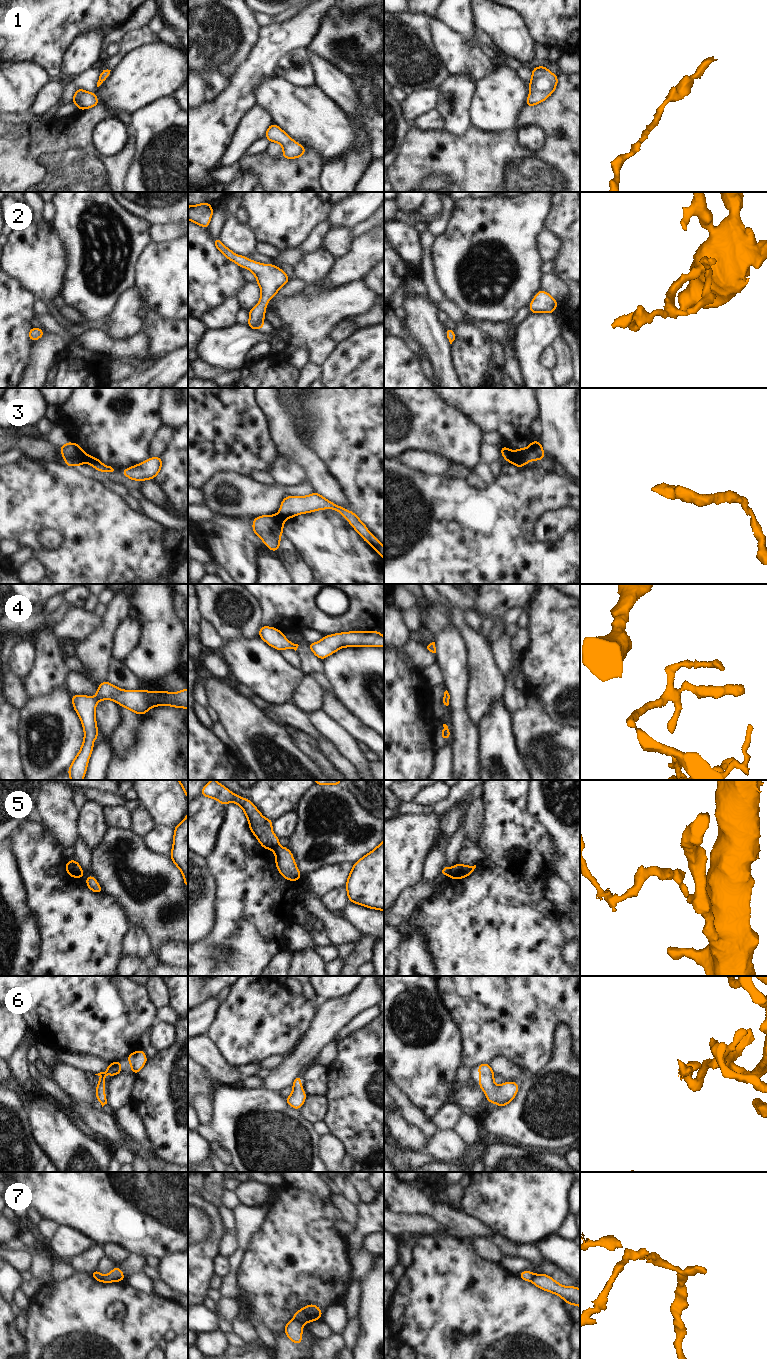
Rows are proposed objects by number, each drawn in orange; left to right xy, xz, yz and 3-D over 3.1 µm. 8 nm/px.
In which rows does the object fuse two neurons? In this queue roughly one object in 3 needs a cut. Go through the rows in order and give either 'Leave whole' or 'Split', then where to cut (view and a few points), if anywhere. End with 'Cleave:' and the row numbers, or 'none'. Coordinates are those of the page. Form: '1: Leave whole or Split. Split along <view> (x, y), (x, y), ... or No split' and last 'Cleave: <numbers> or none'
1: Leave whole. No split
2: Leave whole. No split
3: Split. Split along yz (510, 451), (512, 455), (511, 461)
4: Leave whole. No split
5: Split. Split along yz (451, 869), (449, 874)
6: Leave whole. No split
7: Split. Split along xz (294, 1318), (302, 1323)
Cleave: 3, 5, 7

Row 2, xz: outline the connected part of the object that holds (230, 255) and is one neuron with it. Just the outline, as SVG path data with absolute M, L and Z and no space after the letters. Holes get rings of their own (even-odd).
M219 238L214 239L213 243L228 260L235 262L239 267L250 270L255 275L256 282L261 288L261 297L259 303L249 310L249 321L247 325L255 330L264 328L267 303L278 293L279 288L290 280L289 276L275 265L261 264L245 256L236 255Z

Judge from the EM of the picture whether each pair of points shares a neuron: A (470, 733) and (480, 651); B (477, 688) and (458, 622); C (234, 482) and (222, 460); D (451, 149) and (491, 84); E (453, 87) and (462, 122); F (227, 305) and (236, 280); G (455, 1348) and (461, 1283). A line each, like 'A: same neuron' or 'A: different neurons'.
A: different neurons
B: same neuron
C: different neurons
D: different neurons
E: same neuron
F: different neurons
G: same neuron

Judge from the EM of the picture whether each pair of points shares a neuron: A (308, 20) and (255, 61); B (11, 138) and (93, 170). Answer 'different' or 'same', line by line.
A: same
B: same

